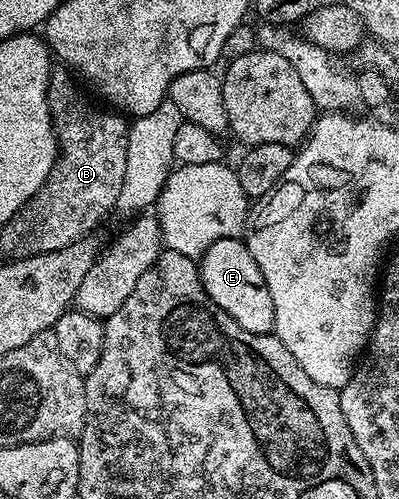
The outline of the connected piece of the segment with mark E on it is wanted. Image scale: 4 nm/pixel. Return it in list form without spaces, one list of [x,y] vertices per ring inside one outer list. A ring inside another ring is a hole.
[[[239,237],[234,239],[218,239],[214,247],[205,251],[199,258],[200,278],[206,295],[238,327],[251,333],[272,333],[274,323],[274,299],[270,299],[270,287],[266,287],[266,279],[262,279],[262,271],[258,271],[258,263],[254,263],[254,255],[250,255],[247,245]]]

